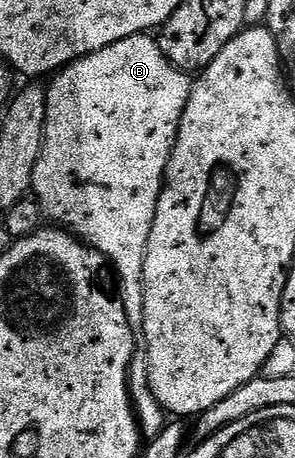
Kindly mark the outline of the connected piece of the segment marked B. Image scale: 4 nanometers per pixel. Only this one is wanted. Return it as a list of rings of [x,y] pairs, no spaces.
[[[146,33],[125,36],[125,40],[117,40],[117,44],[109,44],[109,48],[101,48],[101,52],[93,52],[89,56],[77,59],[76,62],[69,63],[54,75],[52,81],[54,81],[52,86],[49,86],[47,90],[47,119],[43,133],[43,147],[41,156],[37,160],[37,168],[33,168],[33,180],[31,181],[33,197],[42,206],[44,215],[50,221],[51,218],[55,221],[52,223],[66,228],[80,242],[86,242],[87,245],[107,257],[108,263],[117,275],[117,286],[121,291],[121,301],[127,313],[127,319],[131,321],[132,327],[142,327],[143,269],[145,268],[143,257],[149,244],[149,232],[153,228],[153,216],[157,216],[157,200],[163,191],[163,178],[167,175],[167,162],[175,147],[181,116],[185,112],[191,95],[192,75],[186,70],[178,70],[167,59],[165,52],[161,52],[158,41],[150,33]]]

